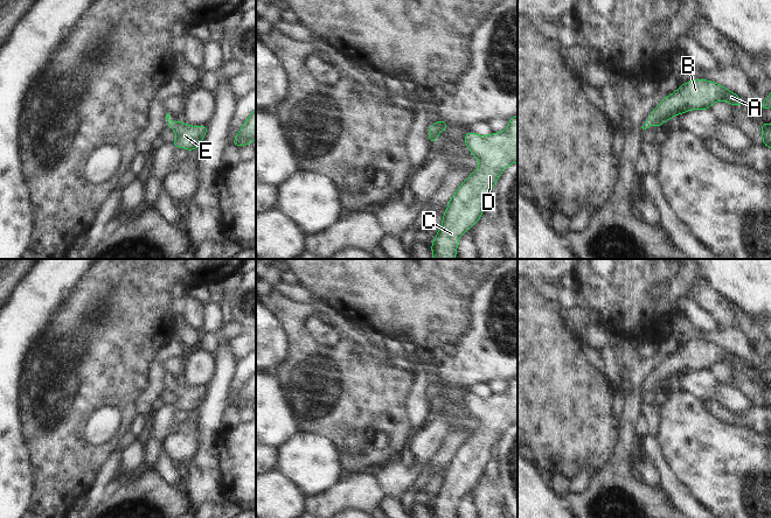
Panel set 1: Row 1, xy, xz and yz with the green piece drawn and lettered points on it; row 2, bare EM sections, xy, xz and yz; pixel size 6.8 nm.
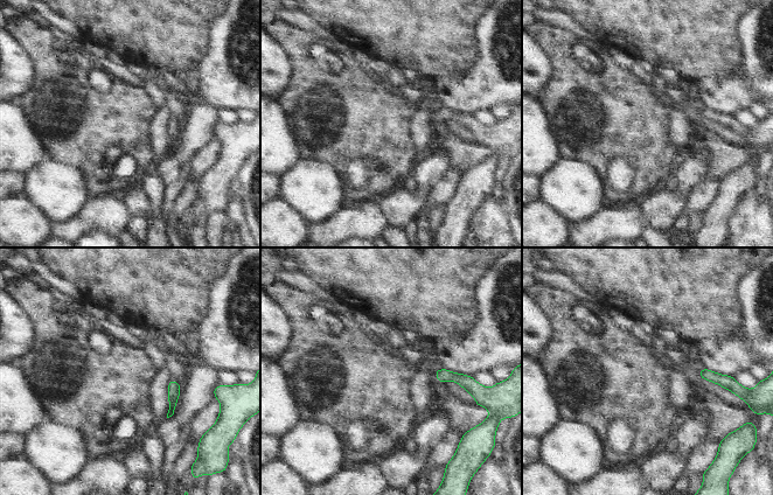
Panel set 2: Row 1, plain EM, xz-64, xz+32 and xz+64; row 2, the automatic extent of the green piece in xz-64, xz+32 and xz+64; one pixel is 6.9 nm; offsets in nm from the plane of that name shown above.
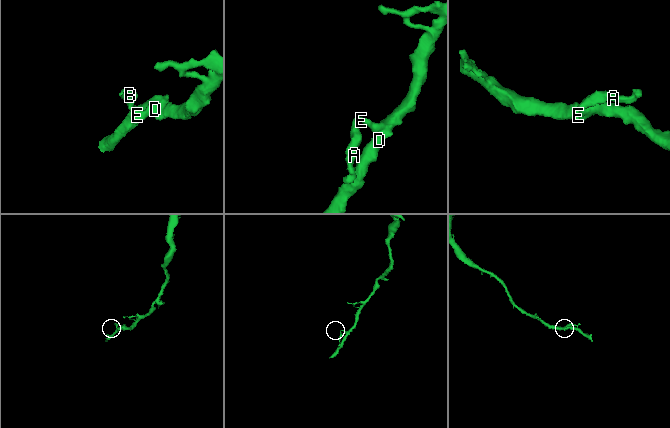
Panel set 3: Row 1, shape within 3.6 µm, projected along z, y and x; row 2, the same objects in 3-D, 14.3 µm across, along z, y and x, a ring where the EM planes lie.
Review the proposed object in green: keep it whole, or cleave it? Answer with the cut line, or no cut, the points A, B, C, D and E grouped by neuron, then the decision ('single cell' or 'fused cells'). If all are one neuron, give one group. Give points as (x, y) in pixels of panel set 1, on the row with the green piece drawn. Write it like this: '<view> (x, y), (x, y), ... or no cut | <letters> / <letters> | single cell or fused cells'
no cut | A B C D E | single cell

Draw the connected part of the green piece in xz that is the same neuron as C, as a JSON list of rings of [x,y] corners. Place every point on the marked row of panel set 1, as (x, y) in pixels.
[[[518,114],[500,133],[485,136],[466,133],[465,145],[479,160],[479,167],[451,197],[431,244],[433,259],[453,259],[457,256],[458,240],[484,214],[486,202],[492,197],[492,186],[508,166],[518,161]]]

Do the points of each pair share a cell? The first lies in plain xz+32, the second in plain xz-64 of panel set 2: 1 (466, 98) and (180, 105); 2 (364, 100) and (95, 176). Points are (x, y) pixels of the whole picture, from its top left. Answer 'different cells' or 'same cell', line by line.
1: different cells
2: same cell

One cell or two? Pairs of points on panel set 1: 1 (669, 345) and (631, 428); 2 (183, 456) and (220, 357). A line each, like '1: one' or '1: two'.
1: one
2: two

